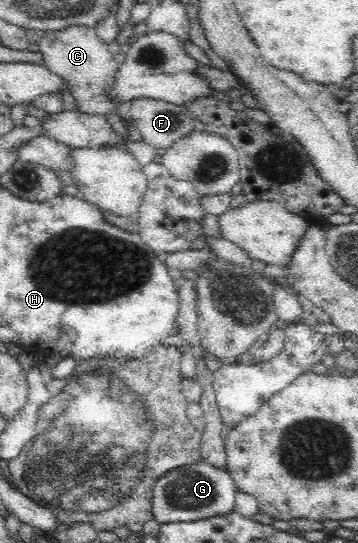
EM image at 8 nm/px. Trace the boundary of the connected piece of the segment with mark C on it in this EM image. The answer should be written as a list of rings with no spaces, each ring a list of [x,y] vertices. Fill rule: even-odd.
[[[74,25],[57,31],[45,31],[36,44],[39,45],[39,53],[45,60],[44,66],[67,81],[71,96],[77,103],[75,110],[107,116],[115,108],[115,102],[106,96],[106,91],[114,84],[120,66],[93,27]]]

